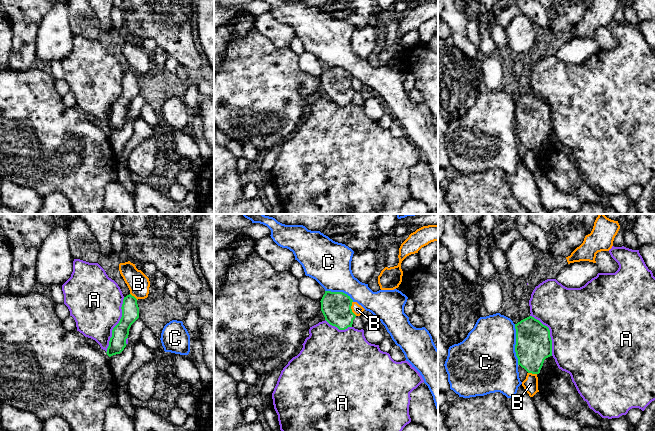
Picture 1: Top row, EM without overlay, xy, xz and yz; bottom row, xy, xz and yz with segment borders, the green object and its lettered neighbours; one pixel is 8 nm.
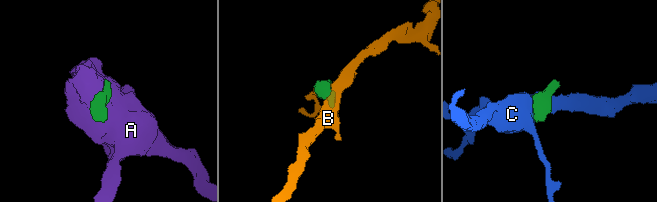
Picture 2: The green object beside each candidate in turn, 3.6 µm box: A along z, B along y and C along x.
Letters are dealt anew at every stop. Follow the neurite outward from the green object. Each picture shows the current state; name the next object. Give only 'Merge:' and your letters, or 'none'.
Merge: none

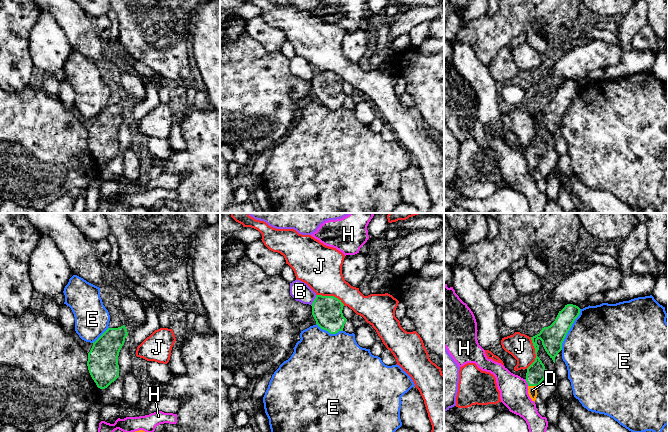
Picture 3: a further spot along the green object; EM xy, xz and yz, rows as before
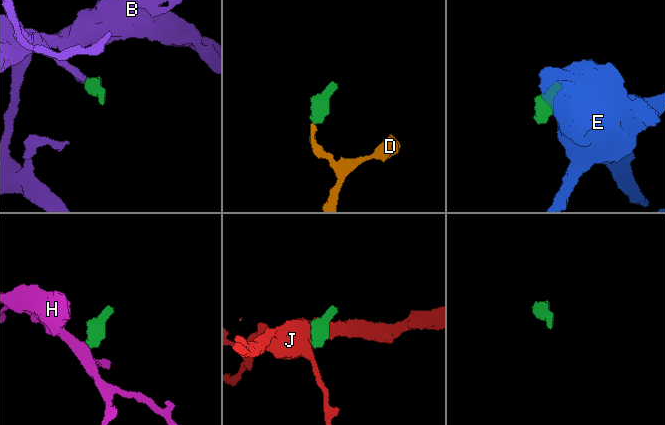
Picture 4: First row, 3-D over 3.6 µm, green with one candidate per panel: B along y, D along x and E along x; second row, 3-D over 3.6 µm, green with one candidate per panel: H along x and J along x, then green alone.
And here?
Merge: D

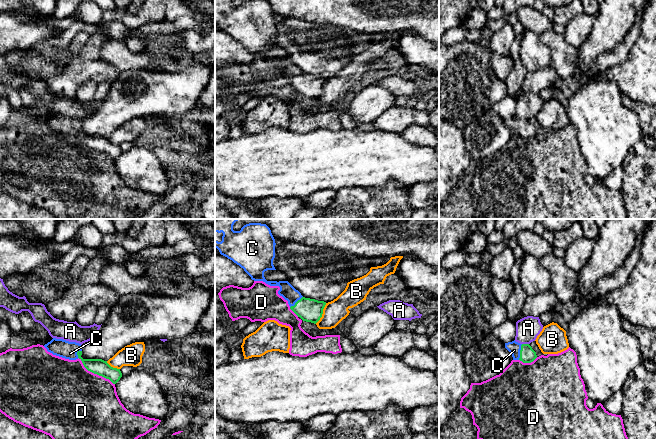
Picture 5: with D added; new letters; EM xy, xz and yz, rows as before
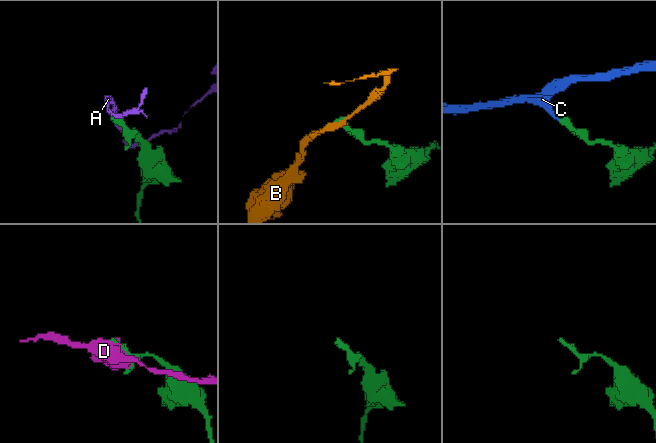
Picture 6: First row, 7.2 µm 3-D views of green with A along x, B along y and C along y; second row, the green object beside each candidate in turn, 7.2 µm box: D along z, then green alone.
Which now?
Merge: C

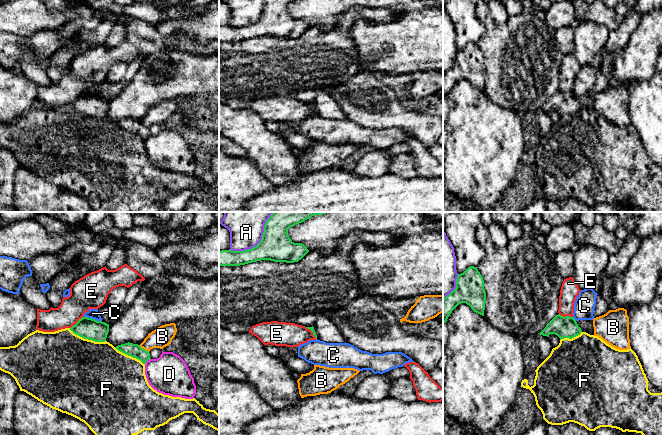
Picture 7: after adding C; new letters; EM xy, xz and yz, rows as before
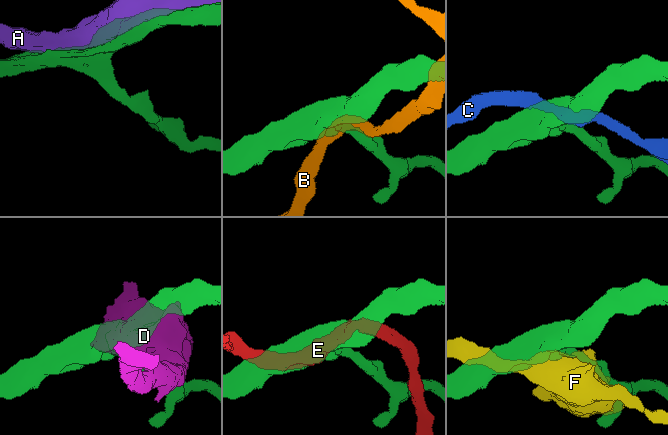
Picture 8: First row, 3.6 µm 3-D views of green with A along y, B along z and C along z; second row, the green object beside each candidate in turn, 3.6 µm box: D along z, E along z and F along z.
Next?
Merge: none

